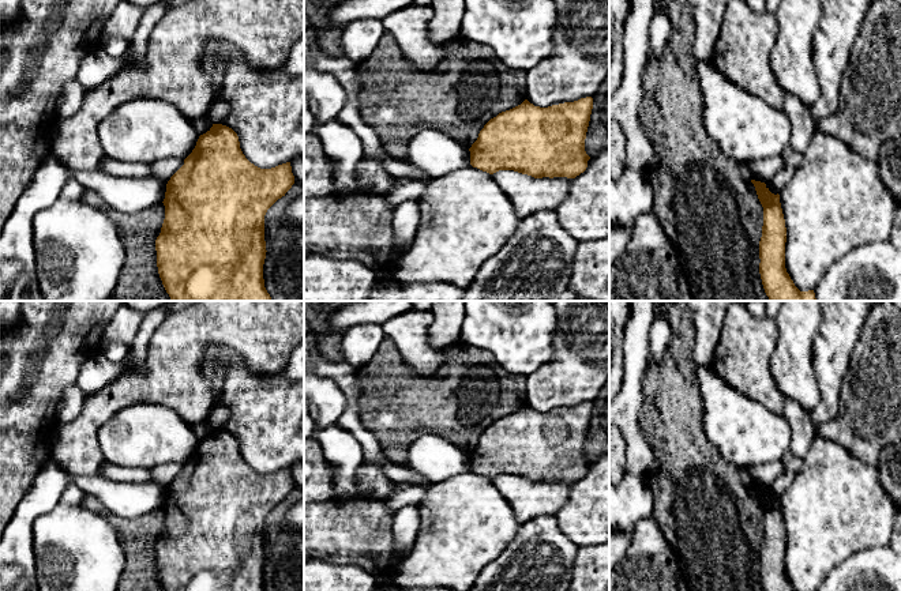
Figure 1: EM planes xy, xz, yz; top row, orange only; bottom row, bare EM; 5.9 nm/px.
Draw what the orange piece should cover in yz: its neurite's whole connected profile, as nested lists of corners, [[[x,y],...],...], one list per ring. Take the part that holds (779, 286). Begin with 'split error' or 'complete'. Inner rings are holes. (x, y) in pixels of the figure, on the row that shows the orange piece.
complete; [[[751,180],[755,187],[758,199],[763,207],[763,226],[762,237],[759,241],[759,274],[762,285],[769,301],[816,301],[814,290],[800,291],[785,268],[785,242],[787,227],[780,203],[780,195],[769,191],[765,182]]]

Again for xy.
complete; [[[222,124],[199,136],[184,165],[166,184],[165,219],[155,240],[157,267],[172,301],[273,301],[264,287],[264,215],[294,184],[290,162],[271,169],[251,163],[240,148],[237,133]]]

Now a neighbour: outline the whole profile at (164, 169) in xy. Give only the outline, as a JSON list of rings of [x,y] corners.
[[[165,158],[151,163],[151,177],[168,184],[170,177],[184,165],[184,159]]]

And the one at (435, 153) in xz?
[[[424,129],[406,143],[408,161],[427,172],[431,178],[470,165],[470,151],[448,135]]]

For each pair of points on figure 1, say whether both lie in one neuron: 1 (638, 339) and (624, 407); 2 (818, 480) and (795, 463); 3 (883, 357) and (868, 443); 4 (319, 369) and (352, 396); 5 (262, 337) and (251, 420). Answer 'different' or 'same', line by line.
1: same
2: different
3: same
4: same
5: different

